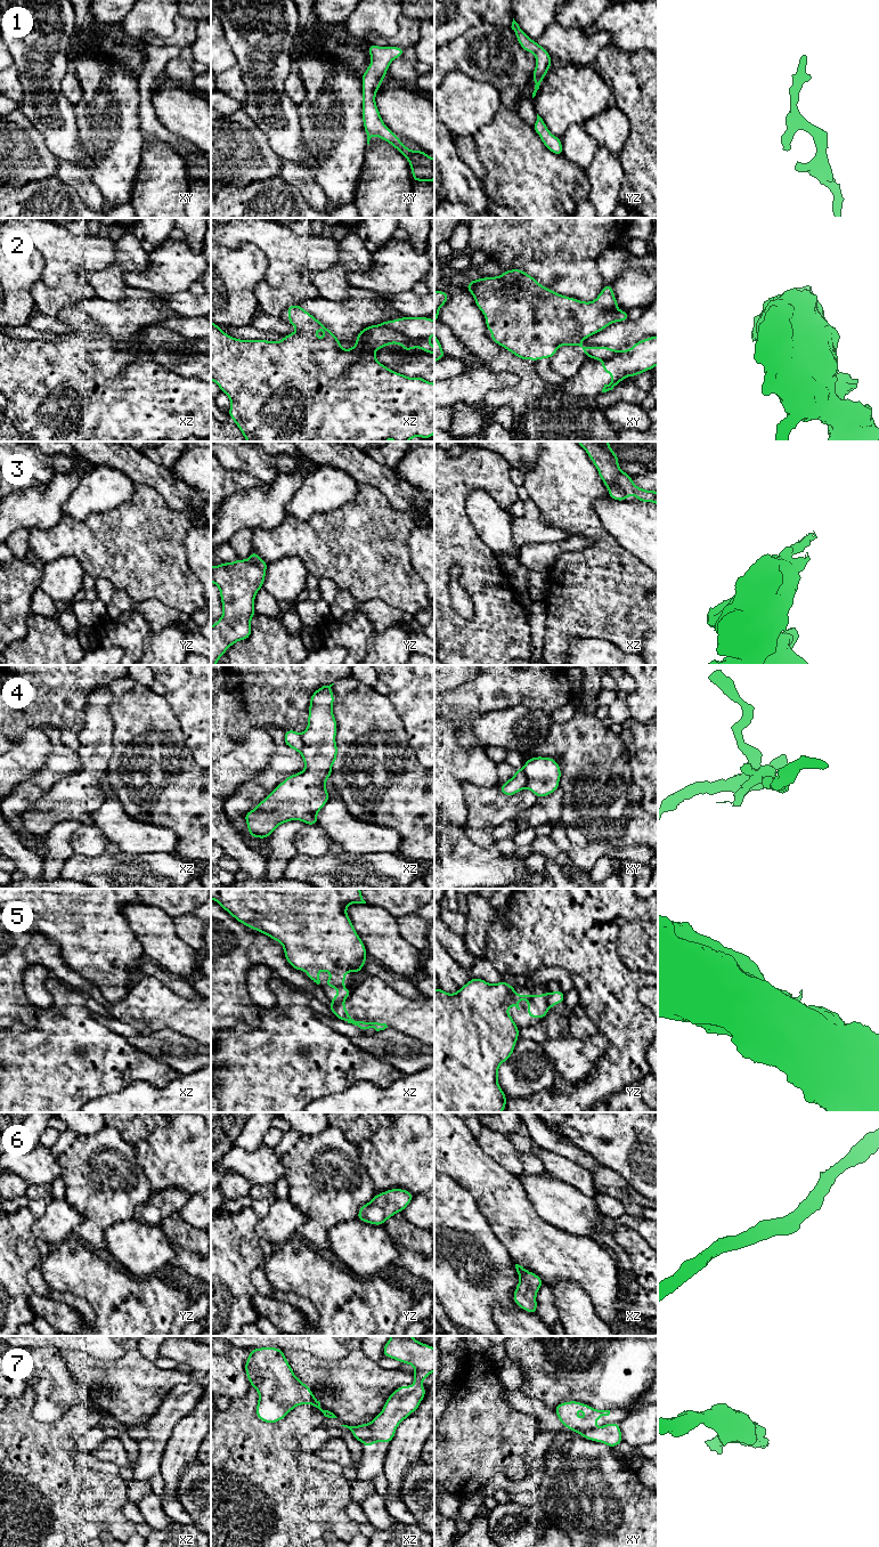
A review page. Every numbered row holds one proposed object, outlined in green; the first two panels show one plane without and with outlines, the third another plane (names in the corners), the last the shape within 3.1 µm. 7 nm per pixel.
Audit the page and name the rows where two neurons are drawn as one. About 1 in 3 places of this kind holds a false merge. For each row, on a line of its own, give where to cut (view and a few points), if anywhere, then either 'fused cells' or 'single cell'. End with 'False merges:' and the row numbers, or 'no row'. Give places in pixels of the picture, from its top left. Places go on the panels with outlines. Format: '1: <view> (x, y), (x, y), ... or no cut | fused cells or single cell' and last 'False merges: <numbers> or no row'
1: no cut | single cell
2: xz (379, 324), (397, 330), (410, 338), (426, 338) | fused cells
3: no cut | single cell
4: xy (522, 769), (526, 776), (526, 786) | fused cells
5: yz (546, 994), (546, 1003), (548, 1005) | fused cells
6: no cut | single cell
7: xy (594, 1427), (576, 1431) | fused cells
False merges: 2, 4, 5, 7

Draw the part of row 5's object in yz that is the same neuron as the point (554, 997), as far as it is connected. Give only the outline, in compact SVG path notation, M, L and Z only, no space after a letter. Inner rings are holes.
M562 990L559 991L551 991L547 994L547 1004L551 1009L559 1003L564 1002L564 993Z

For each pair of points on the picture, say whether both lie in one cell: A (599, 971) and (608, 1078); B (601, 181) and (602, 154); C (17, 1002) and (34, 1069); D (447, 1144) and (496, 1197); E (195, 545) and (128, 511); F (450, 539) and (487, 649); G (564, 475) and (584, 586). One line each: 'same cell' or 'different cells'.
A: same cell
B: same cell
C: different cells
D: same cell
E: different cells
F: same cell
G: same cell

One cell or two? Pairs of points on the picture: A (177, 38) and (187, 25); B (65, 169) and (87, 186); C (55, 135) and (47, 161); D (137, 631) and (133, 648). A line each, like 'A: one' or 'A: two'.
A: one
B: one
C: two
D: one

